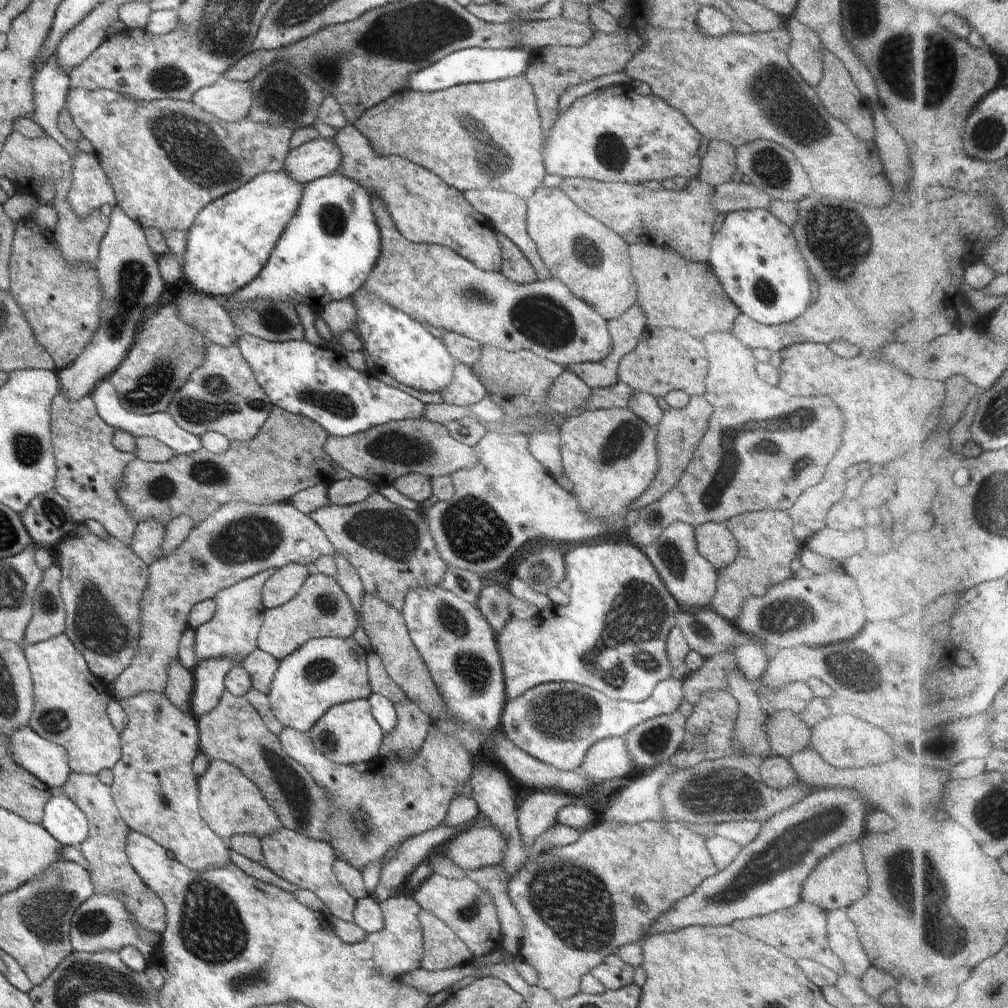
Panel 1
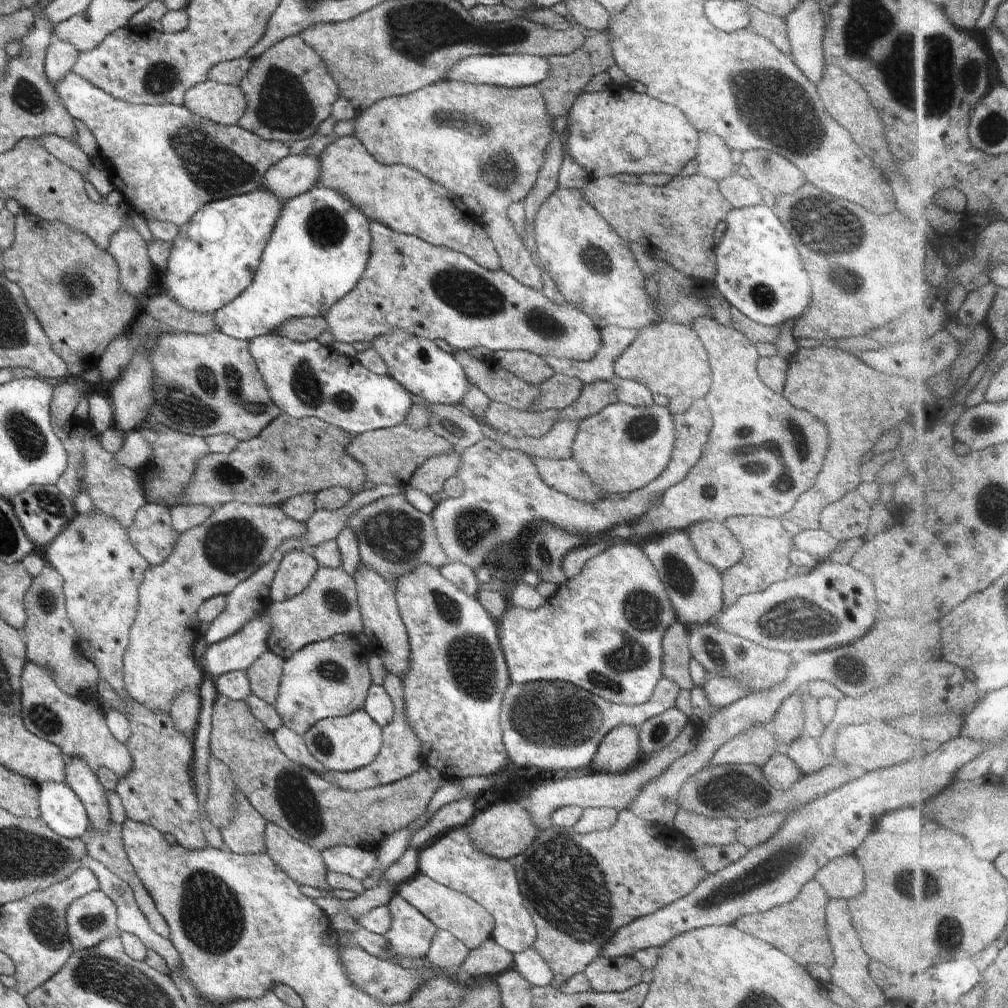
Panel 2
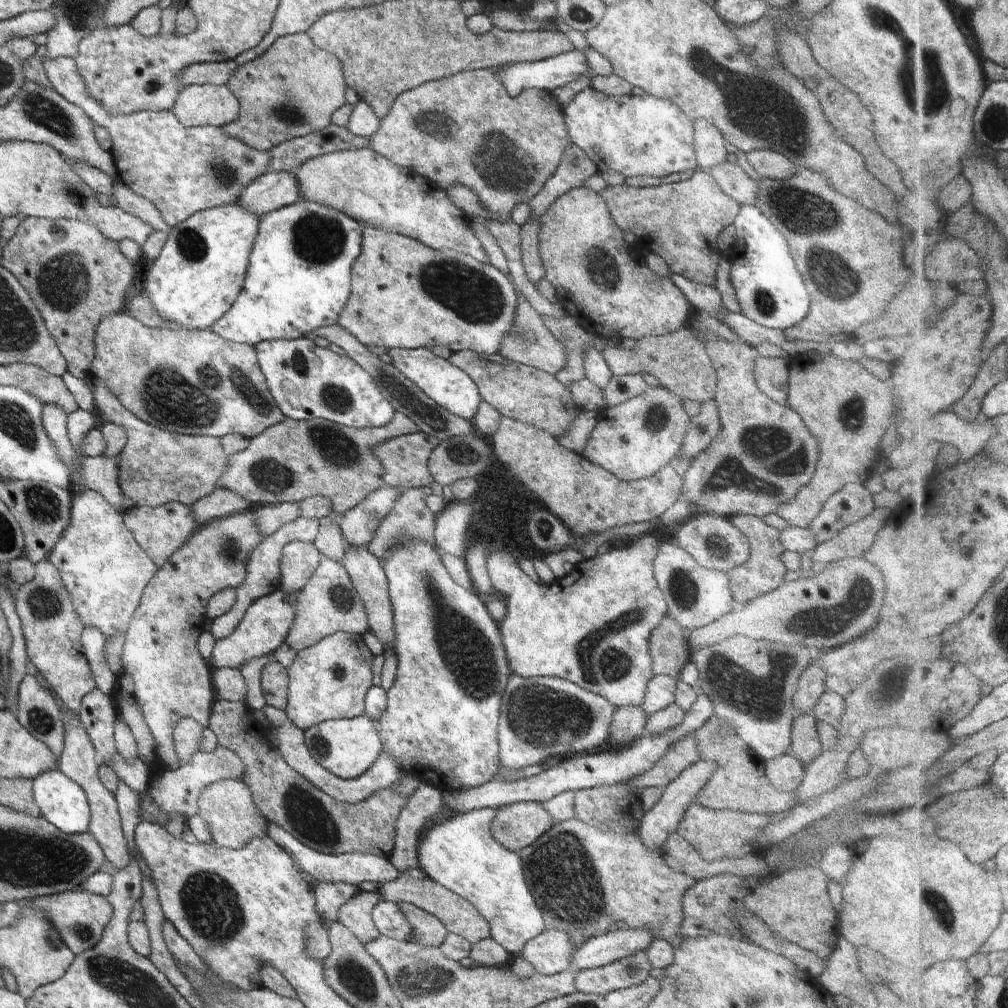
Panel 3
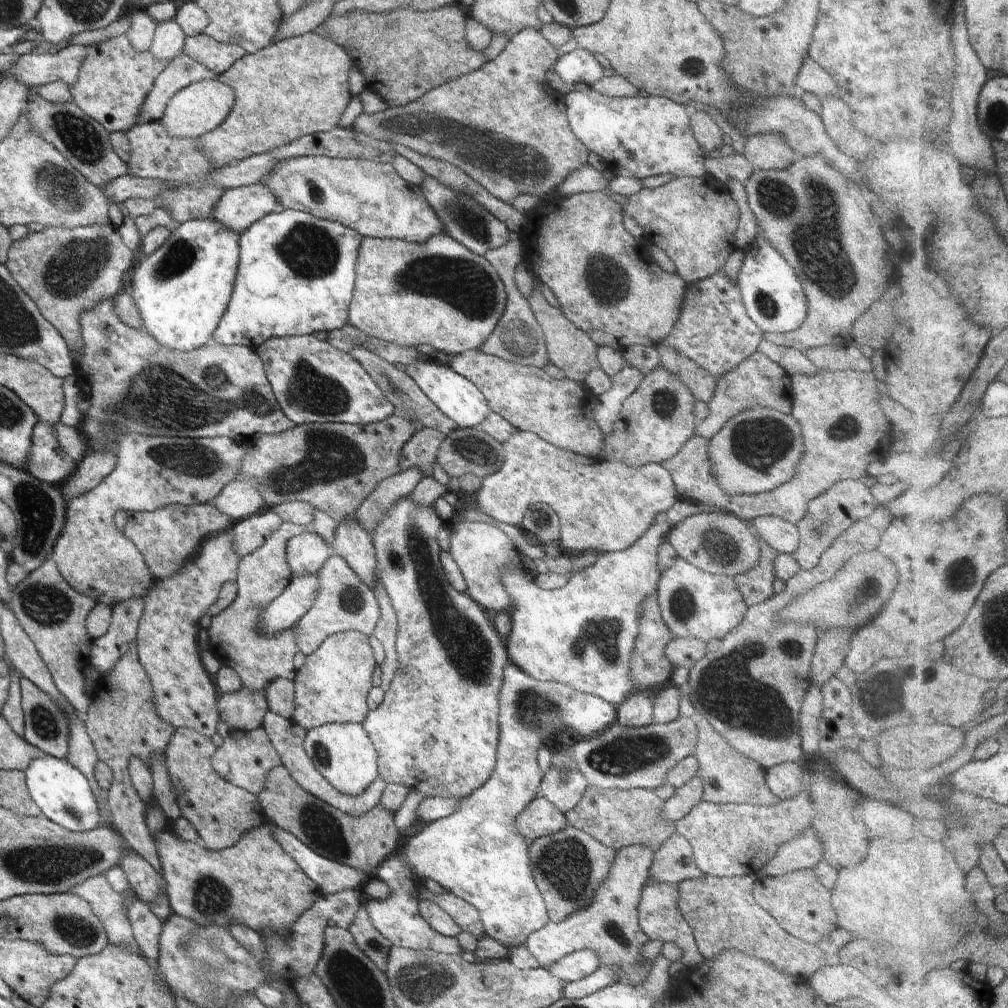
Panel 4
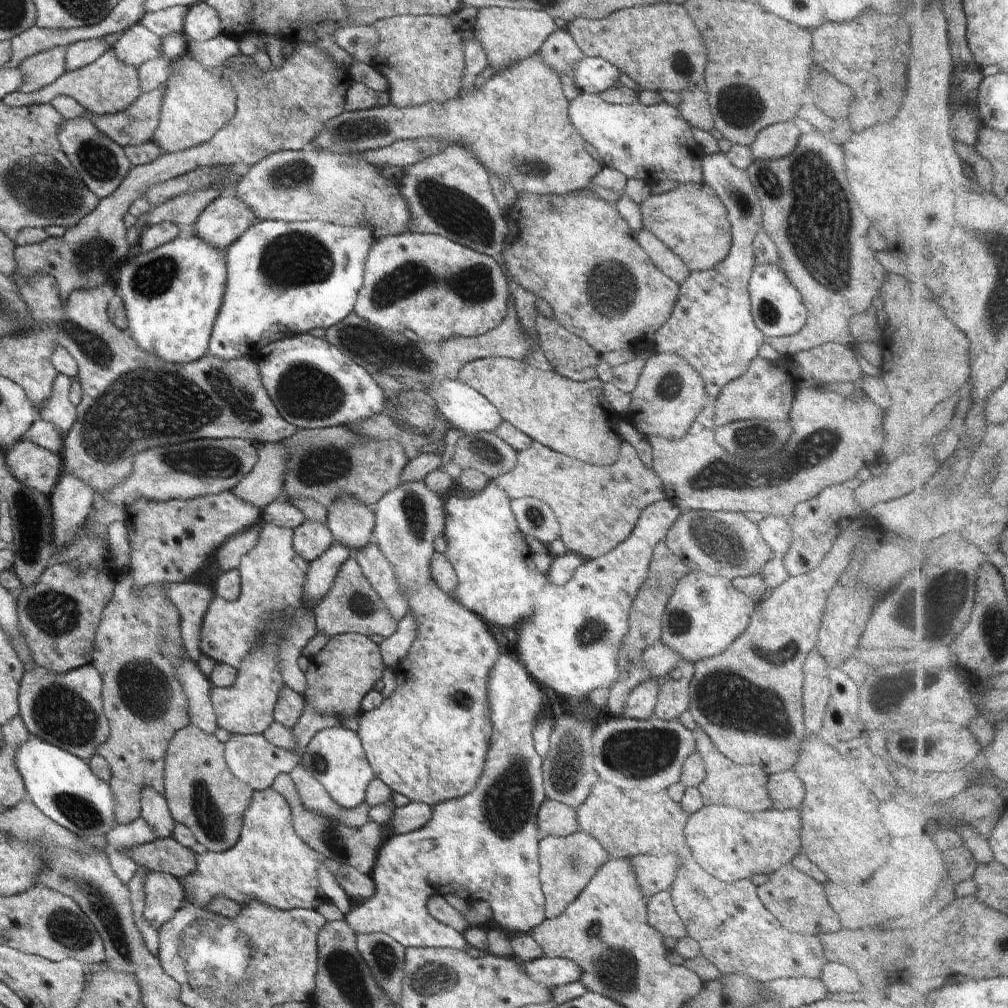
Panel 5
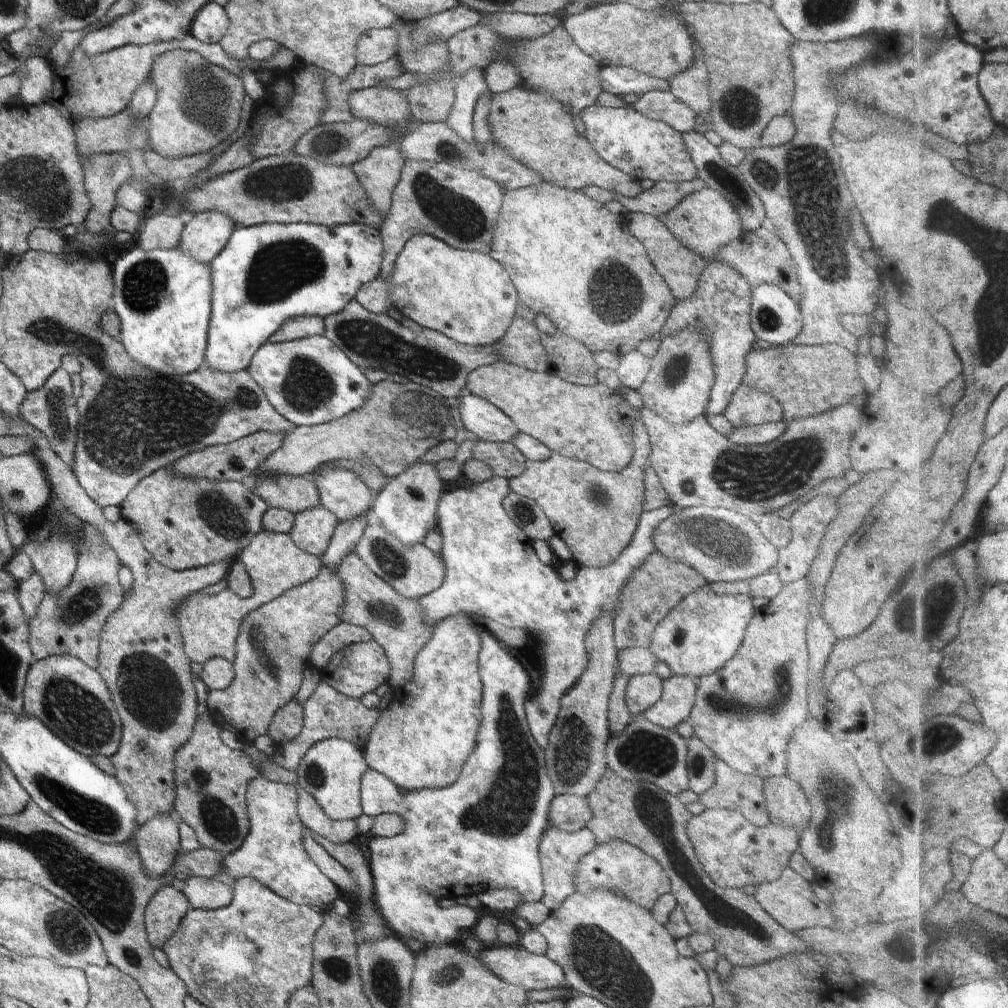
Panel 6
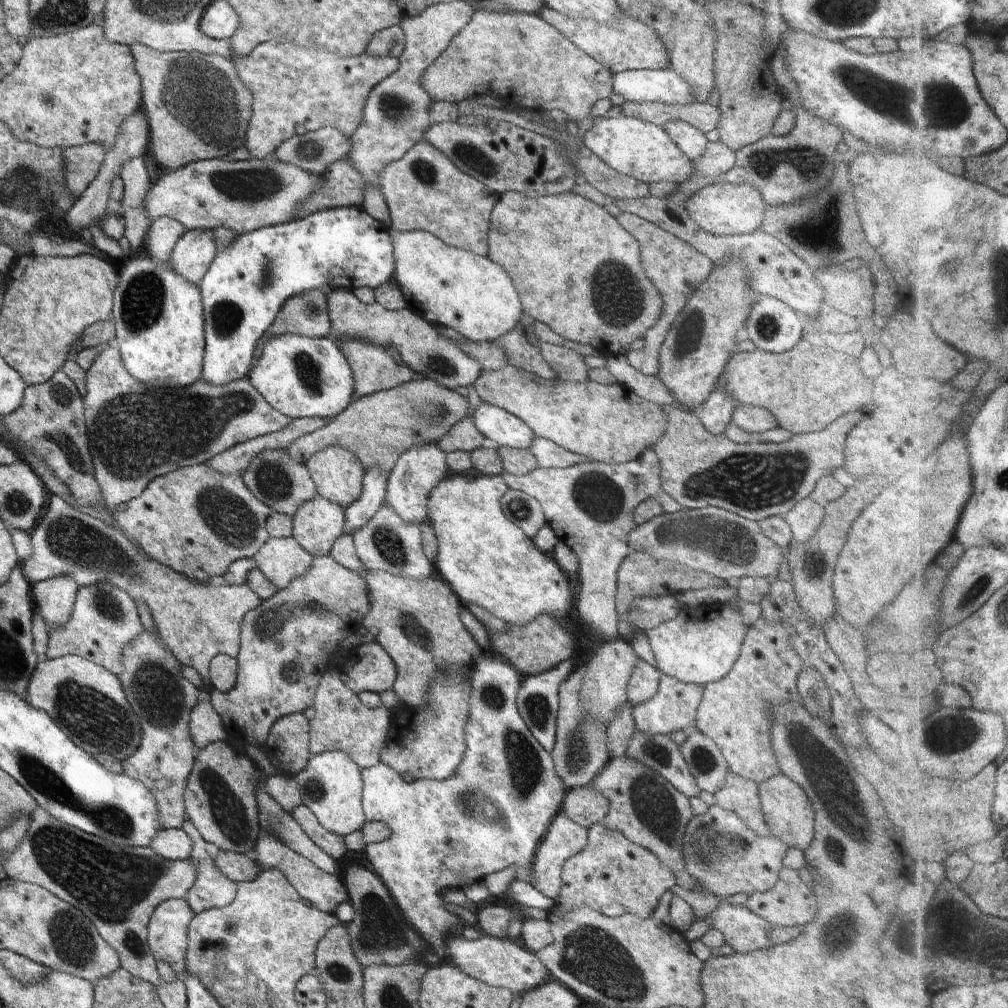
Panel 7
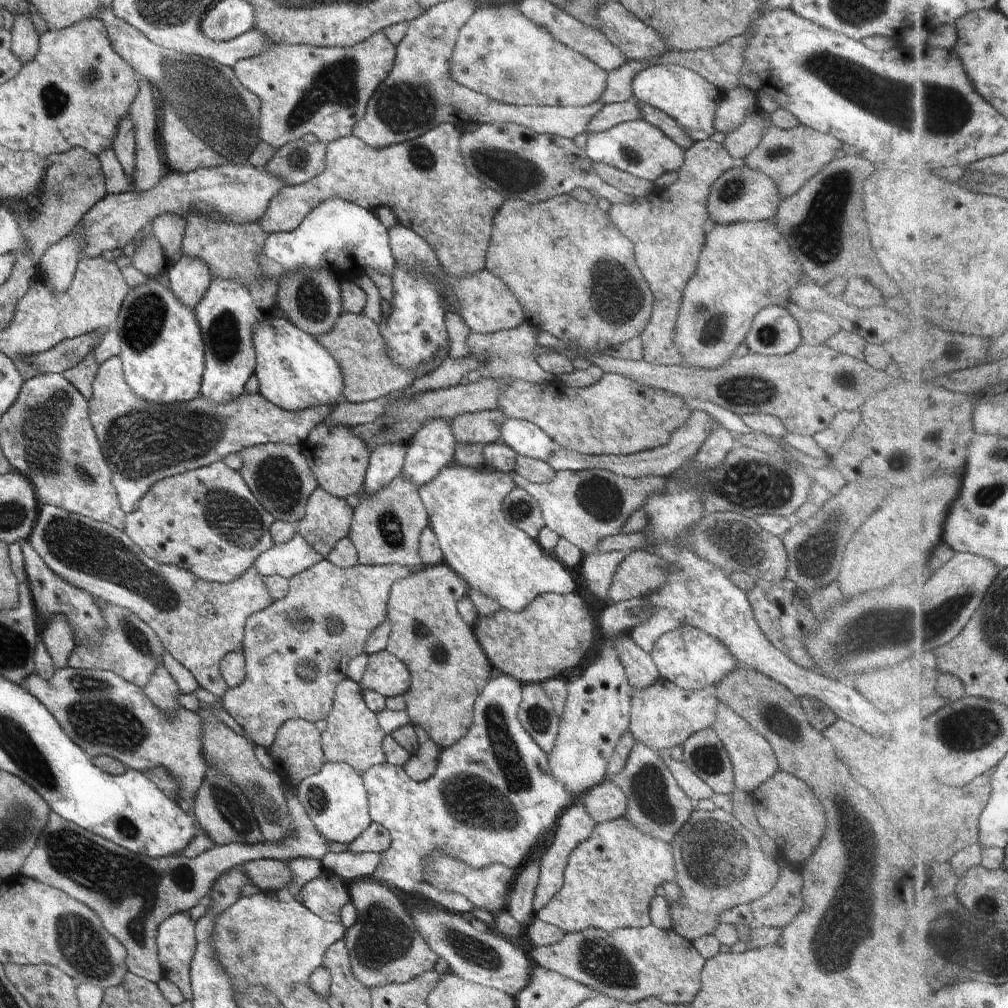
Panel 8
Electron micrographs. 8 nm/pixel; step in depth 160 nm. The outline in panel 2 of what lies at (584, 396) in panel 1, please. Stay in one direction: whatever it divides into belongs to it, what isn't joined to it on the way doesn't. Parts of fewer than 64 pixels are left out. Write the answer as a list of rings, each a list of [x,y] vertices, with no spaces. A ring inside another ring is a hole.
[[[554,374],[548,380],[545,380],[540,386],[541,390],[540,398],[535,405],[531,405],[528,410],[530,412],[542,412],[548,409],[563,409],[570,406],[579,396],[584,383],[578,378],[567,377],[561,374]]]

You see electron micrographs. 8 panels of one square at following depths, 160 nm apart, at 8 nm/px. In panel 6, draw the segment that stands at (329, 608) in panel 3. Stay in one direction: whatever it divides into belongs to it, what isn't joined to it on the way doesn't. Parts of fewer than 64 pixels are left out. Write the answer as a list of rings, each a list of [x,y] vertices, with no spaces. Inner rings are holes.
[[[348,553],[338,564],[338,576],[345,584],[345,605],[341,612],[341,622],[363,626],[372,638],[385,650],[391,673],[389,686],[394,690],[406,684],[414,676],[414,663],[417,652],[429,641],[440,620],[427,621],[424,609],[415,599],[402,596],[382,577],[376,576],[360,560],[356,553]]]

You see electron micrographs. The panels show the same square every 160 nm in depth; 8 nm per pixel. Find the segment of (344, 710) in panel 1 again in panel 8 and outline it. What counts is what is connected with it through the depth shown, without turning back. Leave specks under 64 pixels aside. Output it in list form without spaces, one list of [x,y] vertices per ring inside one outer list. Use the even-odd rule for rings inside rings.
[[[327,762],[320,772],[305,778],[296,787],[296,795],[317,832],[330,843],[350,844],[373,823],[369,815],[369,802],[362,777],[349,764]]]

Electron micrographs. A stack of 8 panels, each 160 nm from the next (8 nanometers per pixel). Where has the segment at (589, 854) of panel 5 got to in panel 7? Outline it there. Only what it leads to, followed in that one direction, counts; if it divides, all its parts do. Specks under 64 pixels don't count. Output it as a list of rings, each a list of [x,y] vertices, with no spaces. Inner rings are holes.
[[[564,812],[558,813],[550,823],[546,836],[540,841],[536,849],[535,859],[533,862],[533,881],[531,885],[536,887],[544,896],[555,900],[559,895],[559,888],[562,884],[562,866],[563,862],[572,855],[579,853],[587,843],[589,829],[576,824],[570,820]]]

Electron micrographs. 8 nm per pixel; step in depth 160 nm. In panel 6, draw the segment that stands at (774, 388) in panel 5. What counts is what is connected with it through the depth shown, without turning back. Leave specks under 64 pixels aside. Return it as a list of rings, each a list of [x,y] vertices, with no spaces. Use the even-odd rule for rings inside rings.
[[[740,385],[723,414],[736,429],[783,420],[783,410],[774,397]]]

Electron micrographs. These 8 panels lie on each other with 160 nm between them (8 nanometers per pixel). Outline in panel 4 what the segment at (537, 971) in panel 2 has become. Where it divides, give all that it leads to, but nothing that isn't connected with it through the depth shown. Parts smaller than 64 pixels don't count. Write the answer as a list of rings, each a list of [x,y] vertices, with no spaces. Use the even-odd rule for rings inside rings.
[[[696,776],[677,788],[672,798],[666,799],[661,817],[674,824],[684,818],[697,804],[704,801],[701,779]],[[630,845],[620,852],[615,852],[616,860],[612,863],[604,882],[594,892],[592,904],[575,910],[562,921],[549,920],[541,929],[531,932],[525,945],[532,956],[536,957],[540,967],[547,970],[548,966],[564,955],[576,951],[592,951],[599,960],[599,968],[619,971],[614,983],[637,987],[646,982],[653,962],[645,959],[641,951],[651,938],[640,928],[638,905],[641,890],[648,882],[648,869],[655,852],[648,846],[640,845]]]

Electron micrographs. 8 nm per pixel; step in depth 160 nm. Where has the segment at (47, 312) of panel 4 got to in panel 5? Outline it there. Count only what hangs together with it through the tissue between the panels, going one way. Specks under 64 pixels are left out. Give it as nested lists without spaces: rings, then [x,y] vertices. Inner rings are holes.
[[[306,43],[295,44],[295,49],[285,59],[280,69],[272,66],[262,70],[253,60],[241,75],[230,75],[223,70],[237,94],[237,111],[230,122],[207,143],[168,153],[146,165],[133,166],[120,186],[110,196],[99,199],[98,206],[78,224],[68,227],[63,236],[48,237],[42,242],[23,247],[16,246],[13,252],[16,271],[27,278],[38,271],[50,273],[56,279],[63,299],[76,289],[106,283],[108,269],[118,266],[118,262],[122,262],[128,254],[130,244],[126,241],[124,215],[129,213],[129,206],[136,199],[144,199],[147,190],[154,185],[195,168],[238,164],[251,166],[270,153],[308,149],[326,121],[345,111],[345,94],[352,80],[335,61]]]

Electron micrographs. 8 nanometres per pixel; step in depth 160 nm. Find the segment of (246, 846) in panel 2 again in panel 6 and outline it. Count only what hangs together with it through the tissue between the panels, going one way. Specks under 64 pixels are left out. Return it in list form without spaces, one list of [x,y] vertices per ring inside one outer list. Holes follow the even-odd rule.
[[[208,714],[197,717],[190,738],[176,751],[175,756],[175,814],[178,820],[188,823],[195,830],[199,843],[207,849],[227,855],[236,852],[249,831],[247,813],[247,784],[259,775],[249,756],[240,749],[231,749],[220,739],[220,728]]]

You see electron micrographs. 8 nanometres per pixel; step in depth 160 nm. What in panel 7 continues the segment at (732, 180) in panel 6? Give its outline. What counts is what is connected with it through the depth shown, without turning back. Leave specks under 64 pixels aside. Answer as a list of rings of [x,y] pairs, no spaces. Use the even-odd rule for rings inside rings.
[[[672,119],[661,126],[671,136],[672,142],[693,162],[704,154],[706,143],[705,133],[695,126],[680,119]]]

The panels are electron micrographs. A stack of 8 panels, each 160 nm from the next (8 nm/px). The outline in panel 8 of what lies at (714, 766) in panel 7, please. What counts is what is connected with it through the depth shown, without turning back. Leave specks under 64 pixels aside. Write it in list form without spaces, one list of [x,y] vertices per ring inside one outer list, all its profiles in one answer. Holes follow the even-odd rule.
[[[714,727],[691,734],[681,747],[684,764],[715,793],[730,795],[736,790],[727,748]]]

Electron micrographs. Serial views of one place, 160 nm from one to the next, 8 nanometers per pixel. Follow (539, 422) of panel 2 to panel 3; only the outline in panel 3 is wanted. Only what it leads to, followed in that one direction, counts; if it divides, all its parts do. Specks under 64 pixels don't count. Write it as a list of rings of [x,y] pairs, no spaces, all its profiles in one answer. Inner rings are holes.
[[[500,417],[498,430],[492,435],[492,446],[494,459],[499,466],[505,468],[504,477],[509,477],[511,482],[514,480],[518,484],[515,487],[518,495],[522,490],[529,500],[536,500],[536,504],[557,516],[576,537],[600,535],[616,526],[660,518],[681,496],[683,478],[669,464],[648,478],[623,481],[600,465],[592,464],[584,456],[568,450],[551,434],[508,417]]]

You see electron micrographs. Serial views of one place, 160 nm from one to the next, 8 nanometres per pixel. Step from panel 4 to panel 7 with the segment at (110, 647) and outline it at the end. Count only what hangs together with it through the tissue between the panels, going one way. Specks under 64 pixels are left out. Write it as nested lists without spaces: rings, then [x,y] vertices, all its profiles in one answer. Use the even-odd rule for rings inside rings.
[[[206,463],[177,468],[156,477],[140,496],[129,500],[127,504],[126,510],[111,512],[117,528],[136,541],[150,559],[161,562],[198,583],[222,577],[228,566],[238,559],[252,559],[256,556],[260,548],[269,541],[265,522],[274,513],[272,508],[262,504],[248,490],[240,475],[220,474]]]

